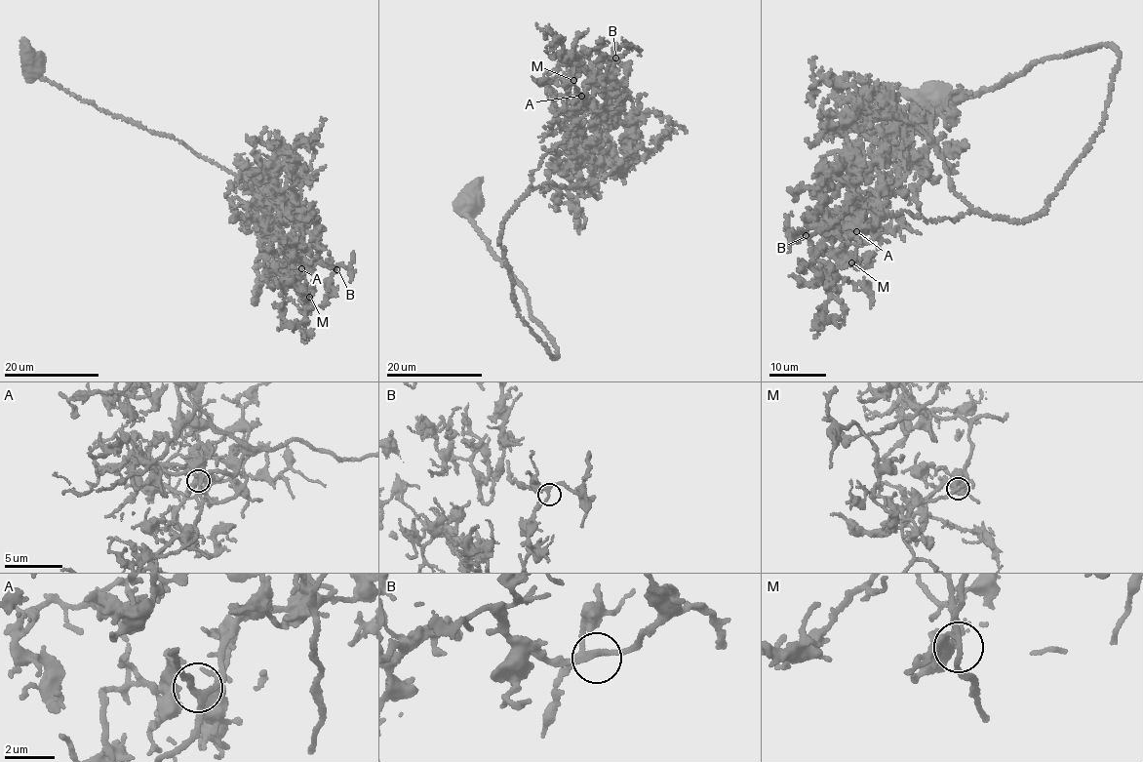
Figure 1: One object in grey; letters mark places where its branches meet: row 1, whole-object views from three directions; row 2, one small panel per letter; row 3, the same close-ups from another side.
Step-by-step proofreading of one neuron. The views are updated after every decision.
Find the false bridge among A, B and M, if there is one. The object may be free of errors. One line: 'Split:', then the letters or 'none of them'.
Split: none of them

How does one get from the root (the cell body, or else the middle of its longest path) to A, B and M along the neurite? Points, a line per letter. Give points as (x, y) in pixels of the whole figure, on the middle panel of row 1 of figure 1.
A: (468, 204), (467, 218), (527, 295), (554, 357), (518, 315), (499, 240), (532, 171), (566, 139), (581, 96)
B: (468, 204), (467, 218), (527, 295), (554, 357), (518, 315), (499, 240), (544, 155), (601, 110), (615, 58)
M: (468, 204), (554, 357), (518, 315), (499, 240), (572, 124), (573, 80)

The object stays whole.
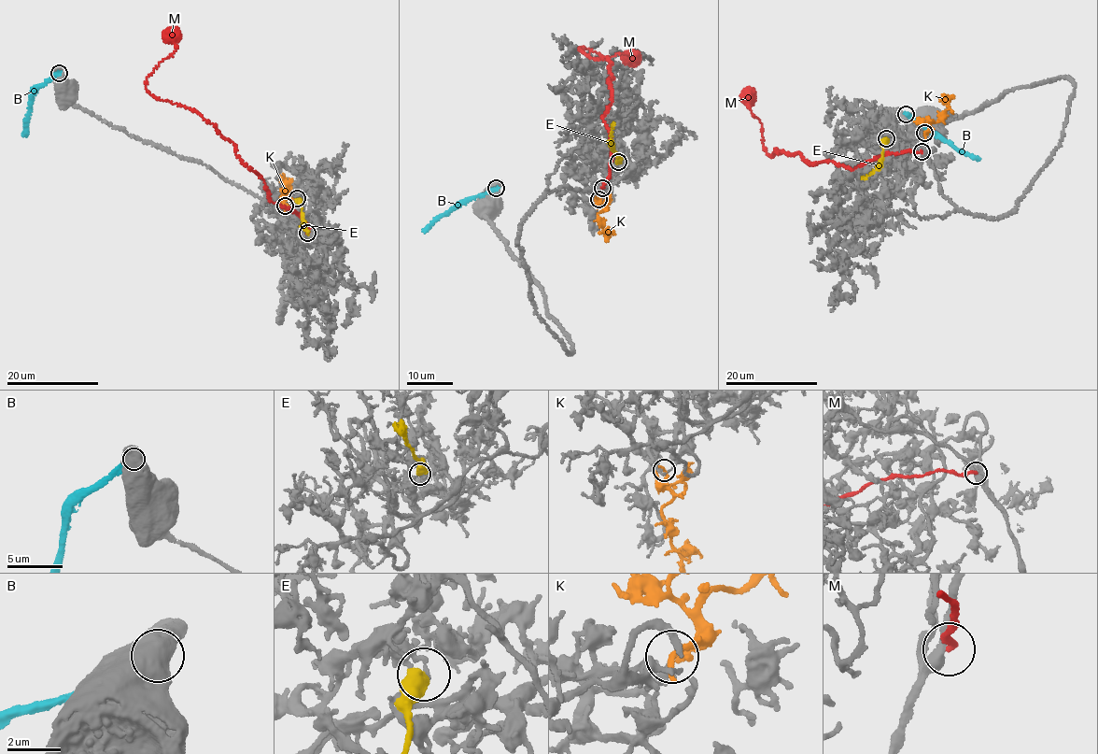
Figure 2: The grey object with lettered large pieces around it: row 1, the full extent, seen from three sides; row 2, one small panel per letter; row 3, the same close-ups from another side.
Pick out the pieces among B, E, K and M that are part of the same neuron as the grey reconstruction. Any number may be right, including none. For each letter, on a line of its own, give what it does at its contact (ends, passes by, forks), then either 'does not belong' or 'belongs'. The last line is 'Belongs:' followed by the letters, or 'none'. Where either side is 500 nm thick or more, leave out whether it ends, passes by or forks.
B: does not belong
E: it ends; does not belong
K: it ends; belongs
M: it ends; does not belong
Belongs: K

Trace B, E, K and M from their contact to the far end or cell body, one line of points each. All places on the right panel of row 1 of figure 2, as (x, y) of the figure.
B: (907, 113), (956, 149), (979, 159)
E: (886, 138), (879, 167), (860, 177)
K: (924, 133), (930, 131), (931, 122), (936, 121), (947, 109), (948, 104), (942, 93)
M: (922, 152), (852, 169), (812, 164), (798, 153), (772, 156), (748, 107), (752, 89)

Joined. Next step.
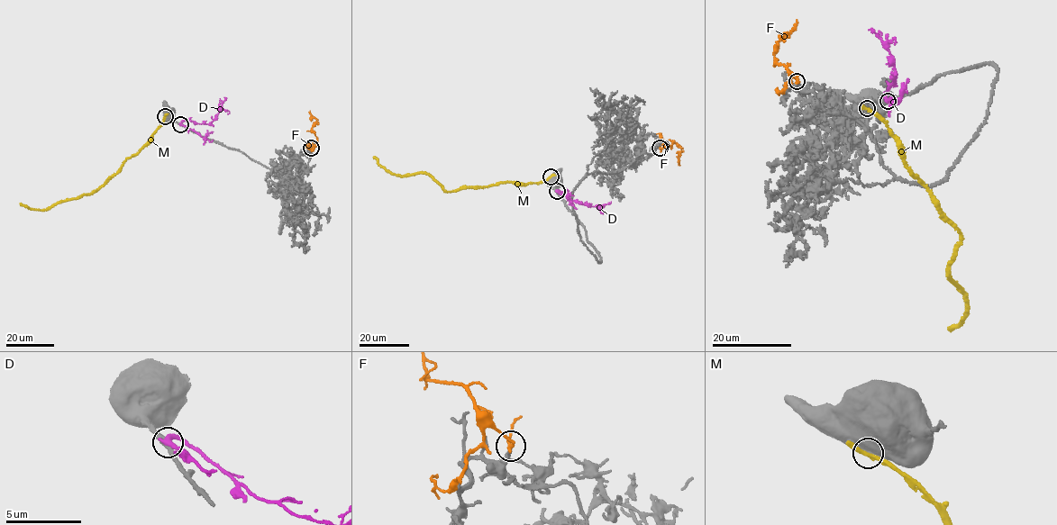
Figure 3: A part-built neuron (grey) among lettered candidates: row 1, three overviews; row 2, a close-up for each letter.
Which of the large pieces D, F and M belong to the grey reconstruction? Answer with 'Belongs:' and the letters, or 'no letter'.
Belongs: no letter

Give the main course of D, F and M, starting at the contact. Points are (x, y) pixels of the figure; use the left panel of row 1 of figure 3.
D: (180, 124), (186, 121), (209, 123), (220, 110), (223, 97)
F: (311, 148), (316, 142), (312, 127), (316, 119), (311, 117), (309, 111)
M: (165, 115), (146, 144), (135, 154), (126, 158), (116, 173), (99, 188), (45, 209), (30, 208), (20, 203)

